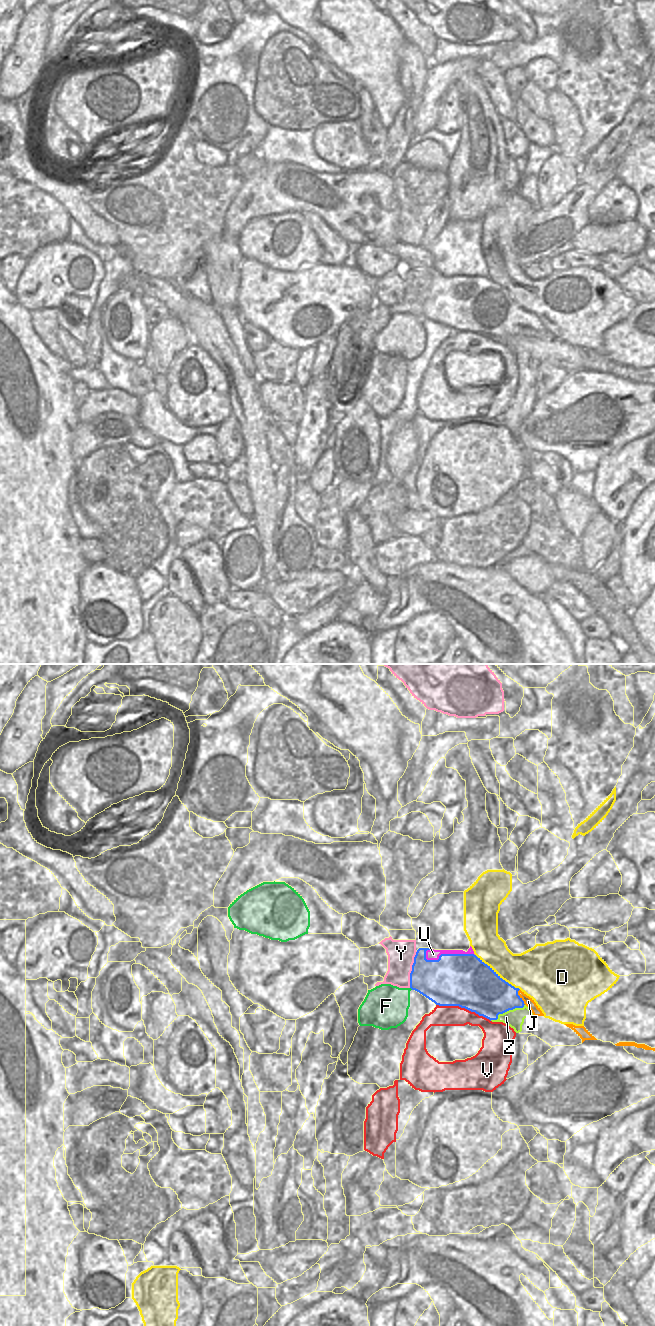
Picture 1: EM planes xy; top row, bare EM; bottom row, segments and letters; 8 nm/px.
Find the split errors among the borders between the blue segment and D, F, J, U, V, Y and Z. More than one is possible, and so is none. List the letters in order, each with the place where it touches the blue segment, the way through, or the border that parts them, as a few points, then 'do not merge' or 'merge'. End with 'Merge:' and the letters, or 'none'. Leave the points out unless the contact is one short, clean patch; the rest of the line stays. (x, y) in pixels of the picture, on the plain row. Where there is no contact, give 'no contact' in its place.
D: meets blue in xy at (497, 302); do not merge
F: meets blue in xy at (411, 316); do not merge
J: meets blue in xy at (519, 325); do not merge
U: meets blue in xy at (446, 282); do not merge
V: meets blue in xy at (463, 335); do not merge
Y: meets blue in xy at (412, 297); do not merge
Z: meets blue in xy at (506, 339); border along xy (524, 332), (522, 335), (500, 341), (496, 347), (490, 348); do not merge
Merge: none

